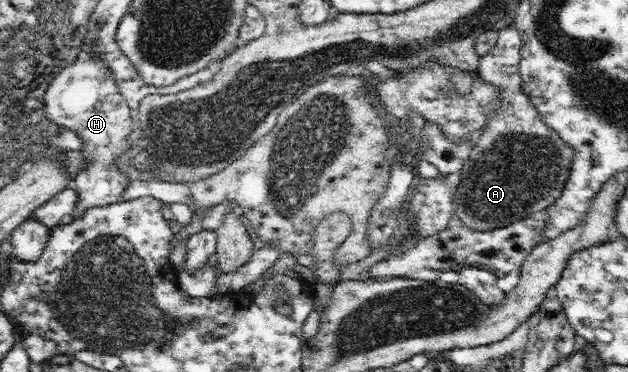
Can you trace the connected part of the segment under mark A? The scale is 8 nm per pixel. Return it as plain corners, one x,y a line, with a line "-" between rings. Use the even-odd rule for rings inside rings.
514,22
497,32
498,37
494,47
490,48
490,55
483,55
479,59
477,69
482,82
494,86
500,92
497,97
497,106
487,117
483,132
476,137
471,154
462,166
453,194
454,216
472,231
500,229
500,227
512,225
545,211
562,195
566,181
570,177
570,167
574,159
574,148
571,148
556,130
550,128
542,120
540,112
522,90
522,78
519,74
522,42
520,32
515,28

